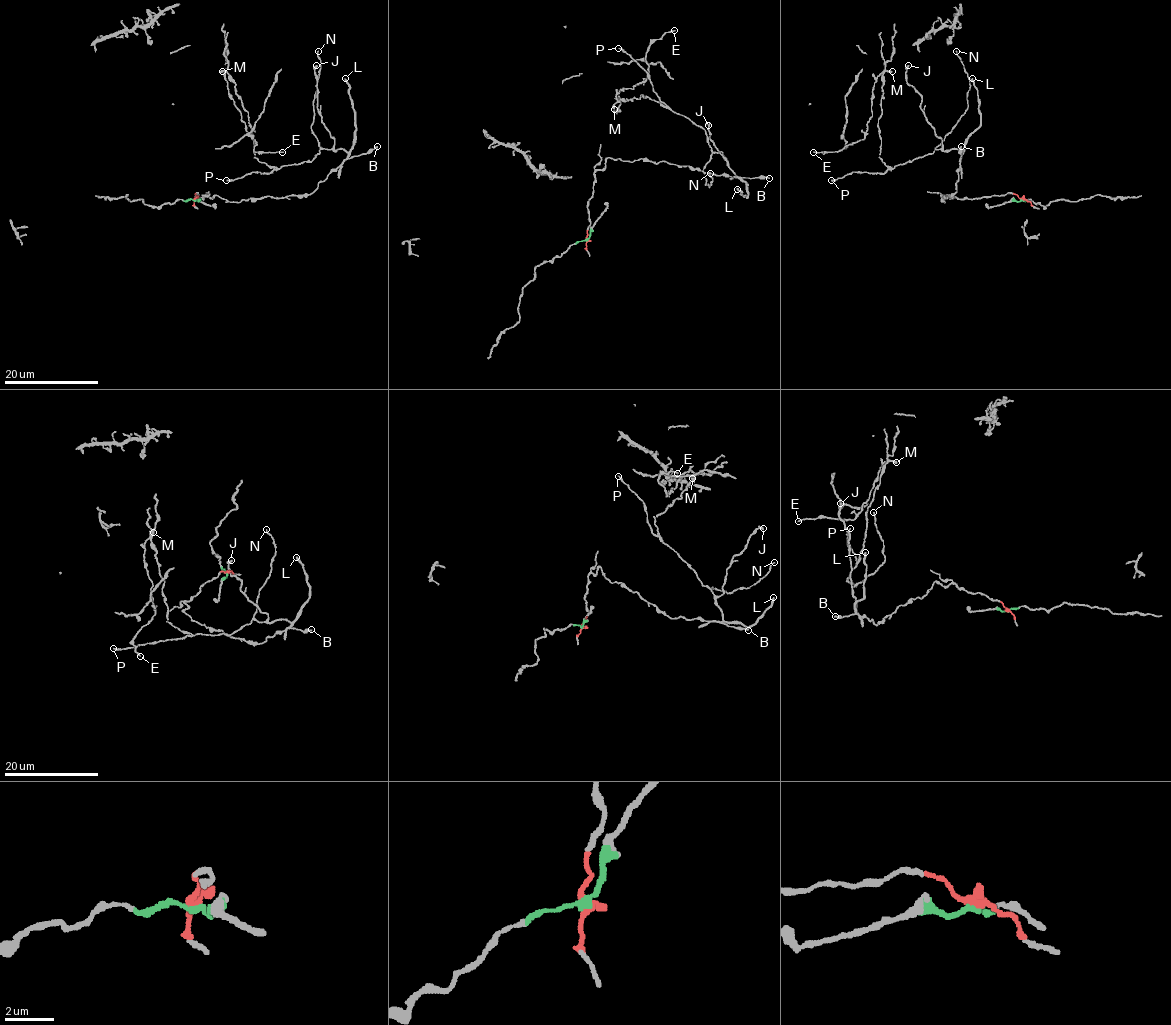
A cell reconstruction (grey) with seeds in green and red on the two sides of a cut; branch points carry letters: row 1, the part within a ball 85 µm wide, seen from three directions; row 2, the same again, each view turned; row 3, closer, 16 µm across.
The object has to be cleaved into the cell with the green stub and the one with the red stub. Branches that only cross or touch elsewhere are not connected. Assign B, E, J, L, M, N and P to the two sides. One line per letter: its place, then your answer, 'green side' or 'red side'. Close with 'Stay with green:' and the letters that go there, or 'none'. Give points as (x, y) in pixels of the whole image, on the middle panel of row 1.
B: place (769, 178); red side
E: place (674, 30); red side
J: place (708, 125); red side
L: place (737, 189); red side
M: place (614, 109); red side
N: place (710, 173); red side
P: place (618, 48); red side
Stay with green: none

